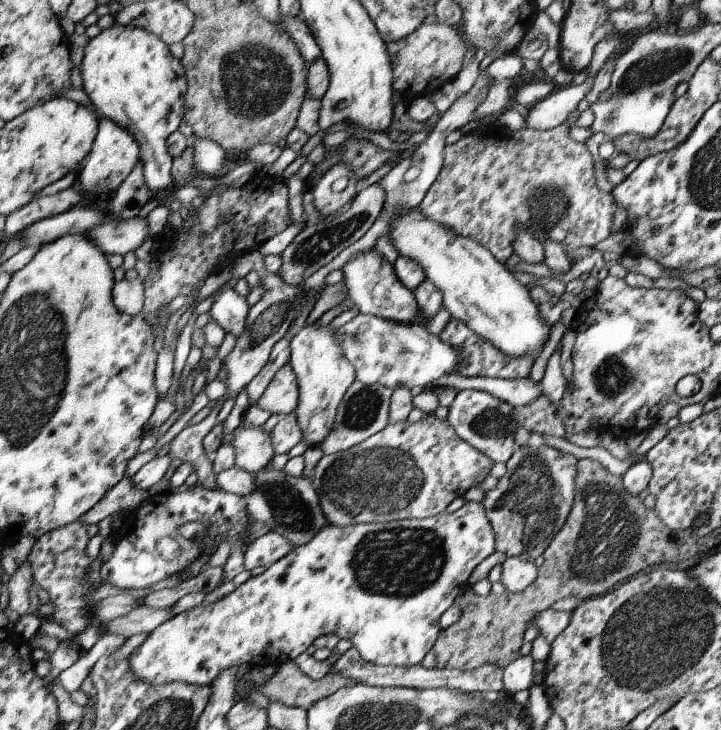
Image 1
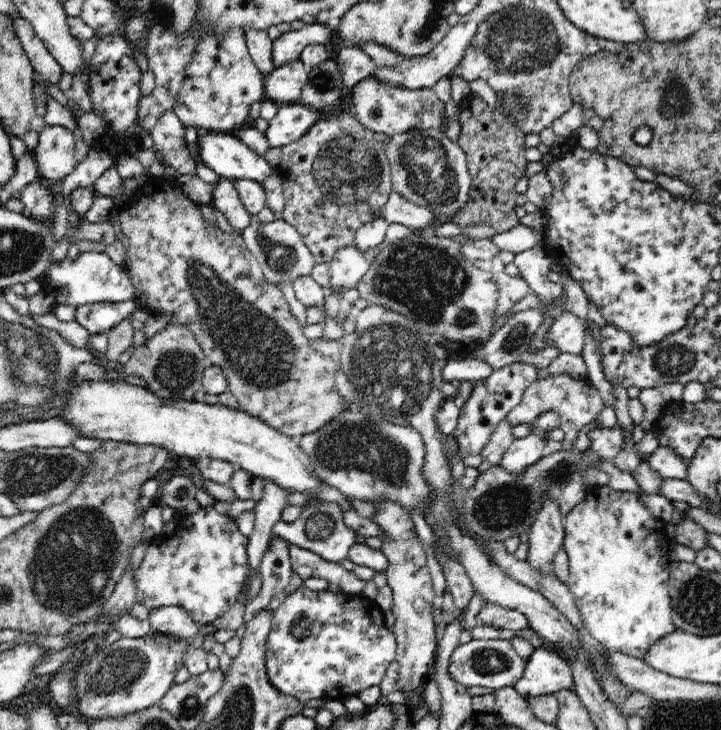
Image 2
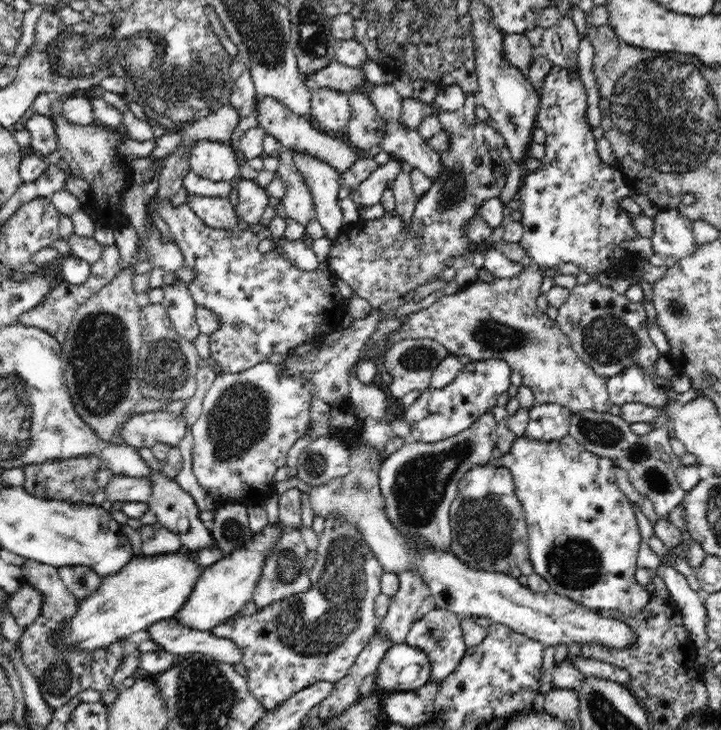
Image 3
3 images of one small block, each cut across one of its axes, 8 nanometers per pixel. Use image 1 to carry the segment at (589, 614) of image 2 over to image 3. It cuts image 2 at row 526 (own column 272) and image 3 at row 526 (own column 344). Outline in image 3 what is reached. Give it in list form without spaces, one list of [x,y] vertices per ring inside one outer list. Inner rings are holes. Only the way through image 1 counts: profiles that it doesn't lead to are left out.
[[[570,434],[562,440],[530,440],[518,436],[514,446],[506,456],[500,458],[504,468],[514,476],[516,496],[522,502],[526,524],[528,524],[528,550],[534,574],[548,580],[552,592],[566,596],[590,610],[610,612],[618,610],[620,614],[638,614],[650,600],[652,592],[646,592],[634,578],[640,554],[640,530],[632,510],[632,502],[616,484],[614,462],[610,458],[600,458],[594,452],[586,452]]]

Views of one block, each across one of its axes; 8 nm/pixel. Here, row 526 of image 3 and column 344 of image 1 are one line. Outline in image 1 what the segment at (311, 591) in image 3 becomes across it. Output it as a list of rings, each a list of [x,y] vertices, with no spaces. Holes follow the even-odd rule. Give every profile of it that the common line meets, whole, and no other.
[[[357,314],[335,330],[335,340],[347,362],[355,368],[355,380],[367,386],[385,386],[391,390],[411,390],[413,386],[431,388],[437,378],[457,374],[457,350],[427,334],[421,324],[401,324],[371,314]]]

